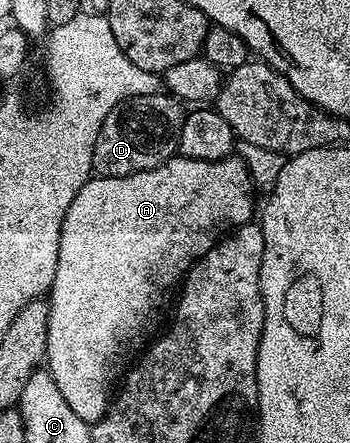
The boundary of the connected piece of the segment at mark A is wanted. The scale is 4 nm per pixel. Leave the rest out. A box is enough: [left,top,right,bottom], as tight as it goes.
[45,154,255,426]

